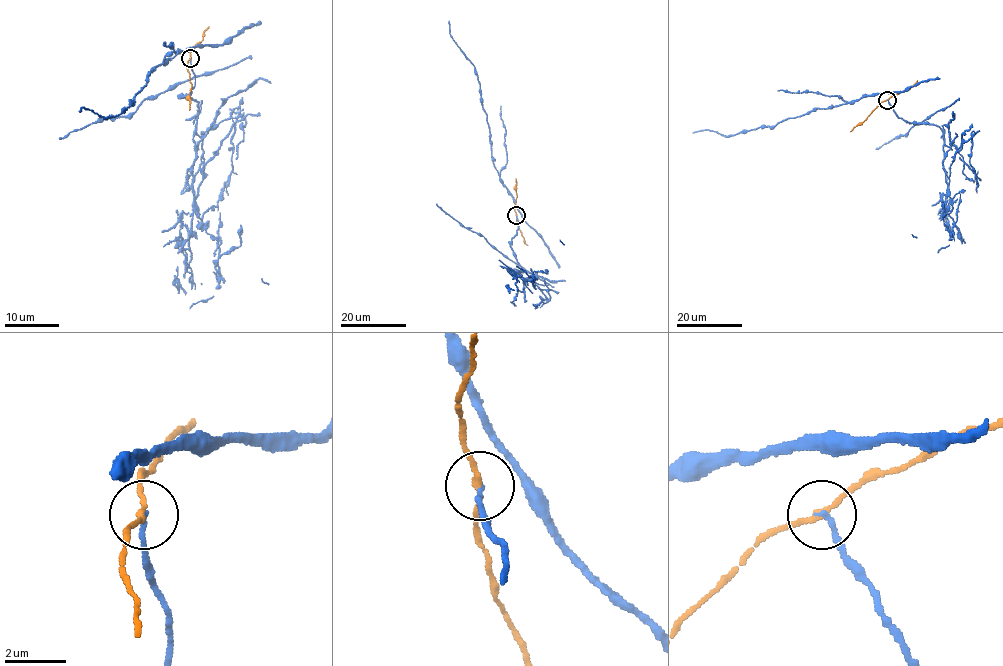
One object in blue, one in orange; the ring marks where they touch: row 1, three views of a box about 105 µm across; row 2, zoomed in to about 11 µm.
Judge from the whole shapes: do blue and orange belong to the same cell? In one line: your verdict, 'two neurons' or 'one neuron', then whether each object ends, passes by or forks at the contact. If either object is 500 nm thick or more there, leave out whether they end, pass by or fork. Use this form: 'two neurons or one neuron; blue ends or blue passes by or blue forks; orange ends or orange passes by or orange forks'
two neurons; blue ends; orange passes by

